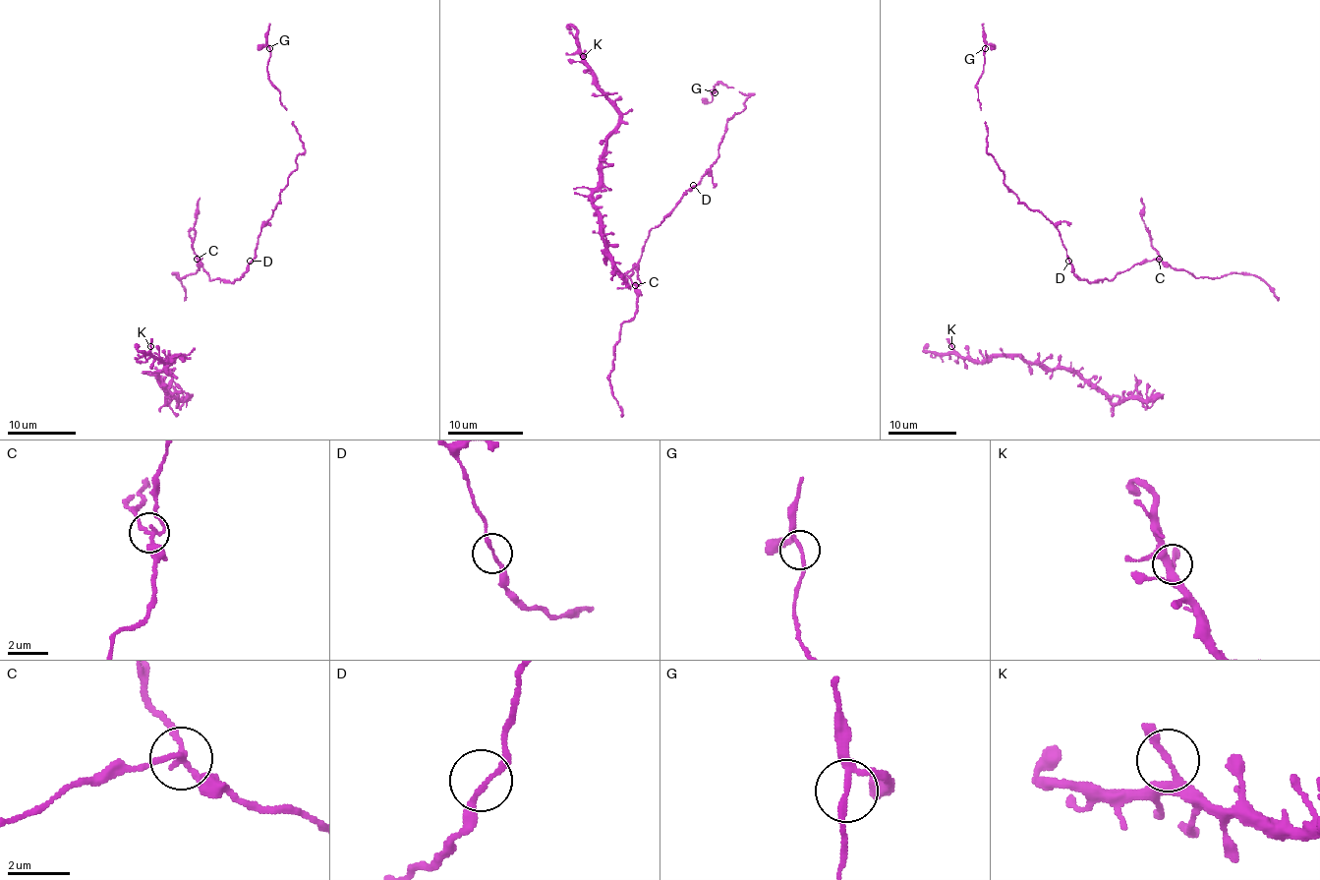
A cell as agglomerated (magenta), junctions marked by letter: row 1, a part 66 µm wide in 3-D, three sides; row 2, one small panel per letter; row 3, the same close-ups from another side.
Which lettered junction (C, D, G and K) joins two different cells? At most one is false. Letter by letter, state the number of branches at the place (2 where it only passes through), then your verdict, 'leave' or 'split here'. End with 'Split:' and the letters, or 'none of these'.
C: branches 3; split here
D: branches 2; leave
G: branches 3; leave
K: branches 3; leave
Split: C

